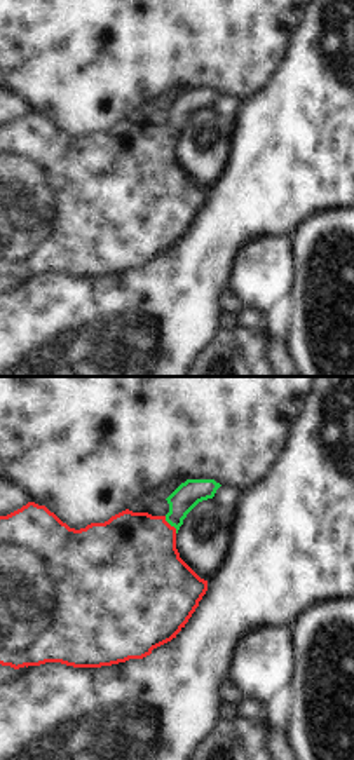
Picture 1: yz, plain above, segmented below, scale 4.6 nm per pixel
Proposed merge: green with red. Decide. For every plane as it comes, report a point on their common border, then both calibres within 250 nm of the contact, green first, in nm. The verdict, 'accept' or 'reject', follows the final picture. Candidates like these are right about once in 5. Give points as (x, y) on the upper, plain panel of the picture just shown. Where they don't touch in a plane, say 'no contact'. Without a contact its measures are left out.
(171, 135) | 120/440 nm

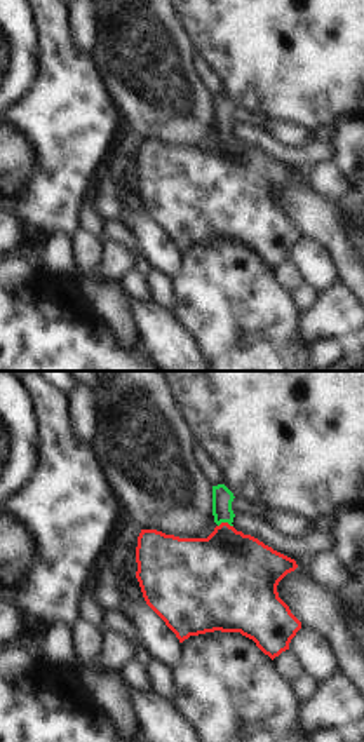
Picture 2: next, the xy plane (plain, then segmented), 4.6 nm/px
(225, 131) | 100/400 nm

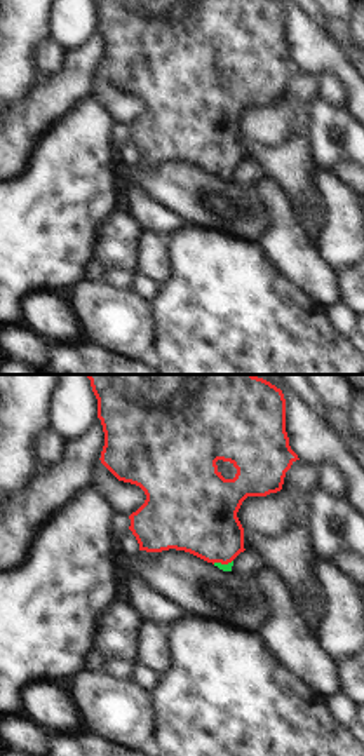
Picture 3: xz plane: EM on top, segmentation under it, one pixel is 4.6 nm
(220, 173) | 30/360 nm

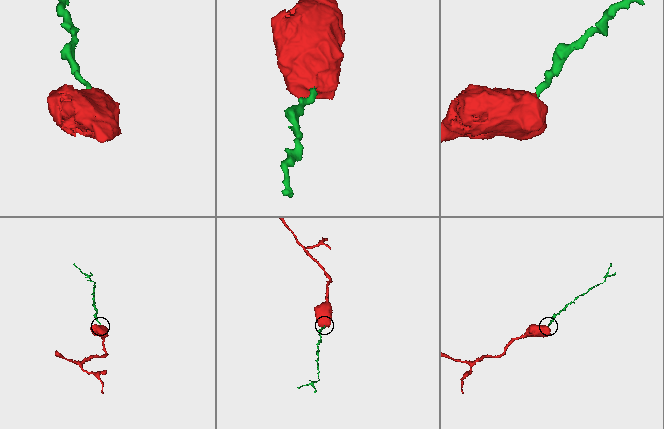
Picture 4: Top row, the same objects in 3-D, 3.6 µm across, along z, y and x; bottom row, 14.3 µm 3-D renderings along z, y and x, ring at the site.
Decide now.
accept

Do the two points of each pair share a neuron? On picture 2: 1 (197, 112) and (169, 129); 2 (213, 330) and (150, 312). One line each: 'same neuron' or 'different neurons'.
1: same neuron
2: different neurons

